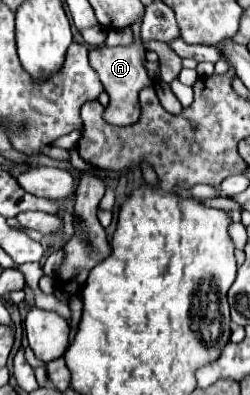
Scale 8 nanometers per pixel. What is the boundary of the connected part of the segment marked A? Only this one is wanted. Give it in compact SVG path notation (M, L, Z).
M140 41L128 45L128 47L94 47L90 49L90 65L98 73L104 91L110 95L110 103L104 109L104 121L112 125L132 125L140 117L140 103L138 103L138 93L144 87L150 87L152 81L142 65L144 57L144 47Z

